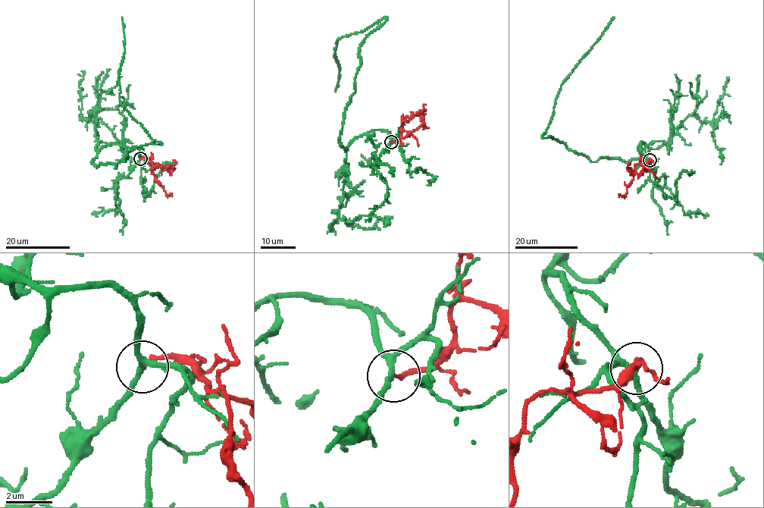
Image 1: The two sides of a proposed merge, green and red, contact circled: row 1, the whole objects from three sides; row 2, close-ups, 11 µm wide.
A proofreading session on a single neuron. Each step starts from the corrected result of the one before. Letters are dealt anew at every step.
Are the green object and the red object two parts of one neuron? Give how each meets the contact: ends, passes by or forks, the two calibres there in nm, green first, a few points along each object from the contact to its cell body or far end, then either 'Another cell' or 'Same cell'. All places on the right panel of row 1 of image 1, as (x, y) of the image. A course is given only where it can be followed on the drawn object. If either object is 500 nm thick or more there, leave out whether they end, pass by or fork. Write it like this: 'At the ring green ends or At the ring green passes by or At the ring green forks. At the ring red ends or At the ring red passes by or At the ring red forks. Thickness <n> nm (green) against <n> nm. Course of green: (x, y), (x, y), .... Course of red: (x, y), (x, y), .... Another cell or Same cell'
At the ring green forks. At the ring red ends. Thickness 200 nm (green) against 160 nm. Course of green: (649, 160), (637, 147), (641, 141), (649, 148), (643, 157), (591, 161), (543, 138), (562, 83), (615, 17). Course of red: (649, 160), (637, 163), (627, 191), (624, 195), (618, 196). Another cell

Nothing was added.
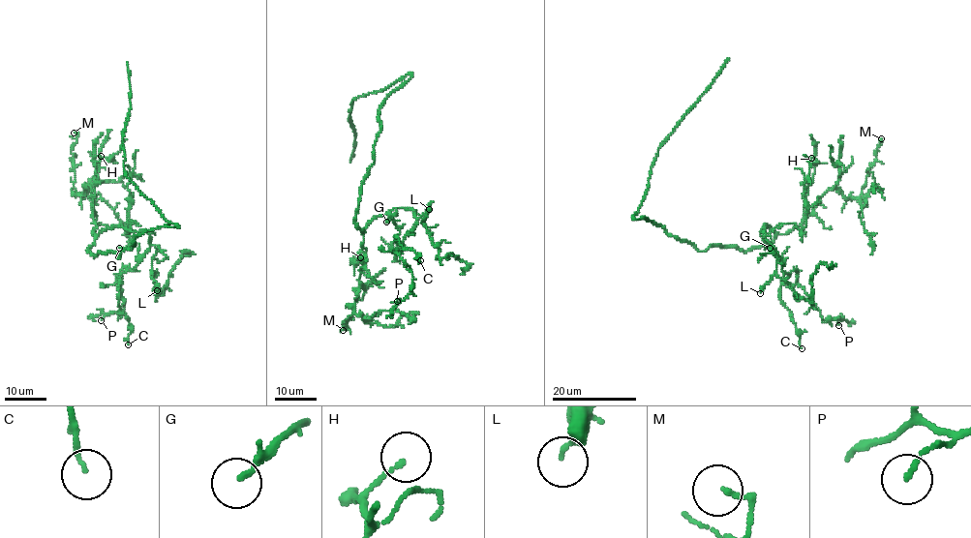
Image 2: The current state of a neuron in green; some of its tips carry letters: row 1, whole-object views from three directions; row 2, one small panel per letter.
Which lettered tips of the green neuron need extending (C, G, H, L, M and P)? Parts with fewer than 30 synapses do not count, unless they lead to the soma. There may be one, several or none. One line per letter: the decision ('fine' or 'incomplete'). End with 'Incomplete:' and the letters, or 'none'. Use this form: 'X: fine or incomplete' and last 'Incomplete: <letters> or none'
C: fine
G: incomplete
H: fine
L: fine
M: fine
P: fine
Incomplete: G

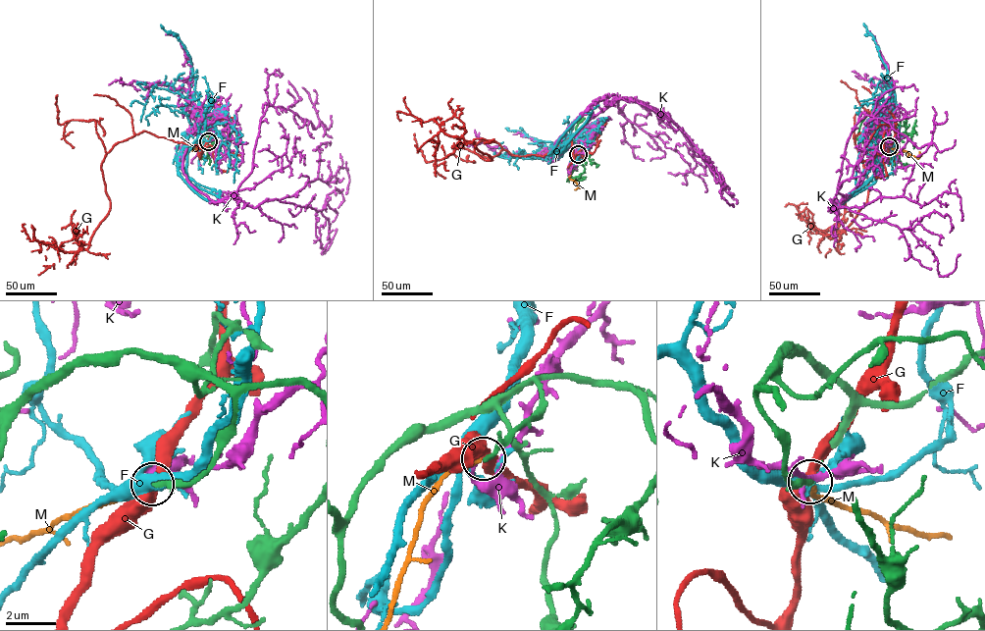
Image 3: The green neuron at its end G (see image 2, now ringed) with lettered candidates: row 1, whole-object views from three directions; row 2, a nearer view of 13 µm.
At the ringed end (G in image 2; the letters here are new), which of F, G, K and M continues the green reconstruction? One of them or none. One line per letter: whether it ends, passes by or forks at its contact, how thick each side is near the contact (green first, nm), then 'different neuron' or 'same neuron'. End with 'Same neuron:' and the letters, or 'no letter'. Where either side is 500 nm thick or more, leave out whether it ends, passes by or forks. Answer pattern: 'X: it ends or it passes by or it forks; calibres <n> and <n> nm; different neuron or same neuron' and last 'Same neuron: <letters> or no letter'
F: it ends; calibres 320 and 180 nm; different neuron
G: it passes by; calibres 240 and 400 nm; different neuron
K: it passes by; calibres 320 and 240 nm; different neuron
M: it ends; calibres 190 and 190 nm; same neuron
Same neuron: M

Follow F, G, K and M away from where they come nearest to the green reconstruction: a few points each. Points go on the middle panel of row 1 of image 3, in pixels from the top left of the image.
F: (579, 154), (581, 137), (572, 141), (555, 159), (541, 140), (505, 128)
G: (578, 154), (570, 138), (543, 156), (486, 139), (474, 150), (485, 160), (433, 120), (401, 120)
K: (579, 153), (585, 142), (557, 153), (556, 141), (596, 102), (615, 100), (625, 117), (689, 165), (682, 183)
M: (578, 154), (569, 178), (580, 186), (574, 189)

